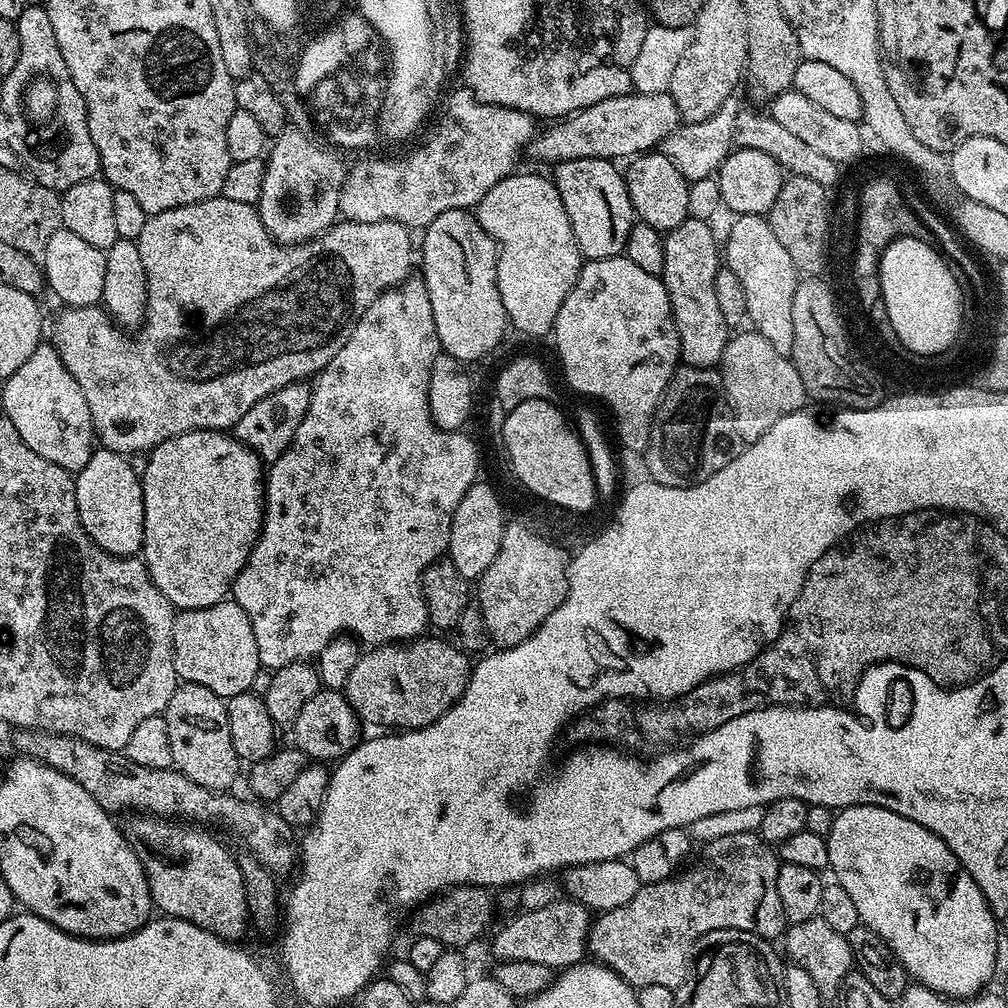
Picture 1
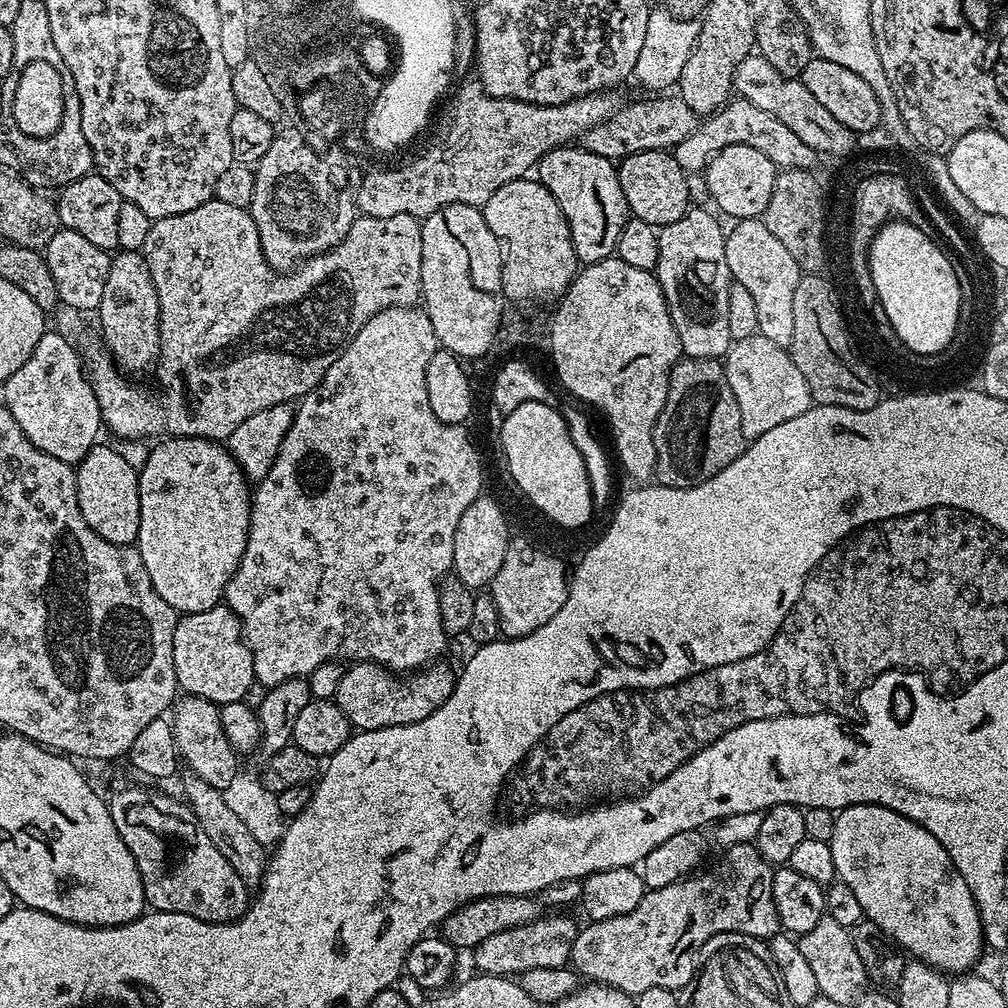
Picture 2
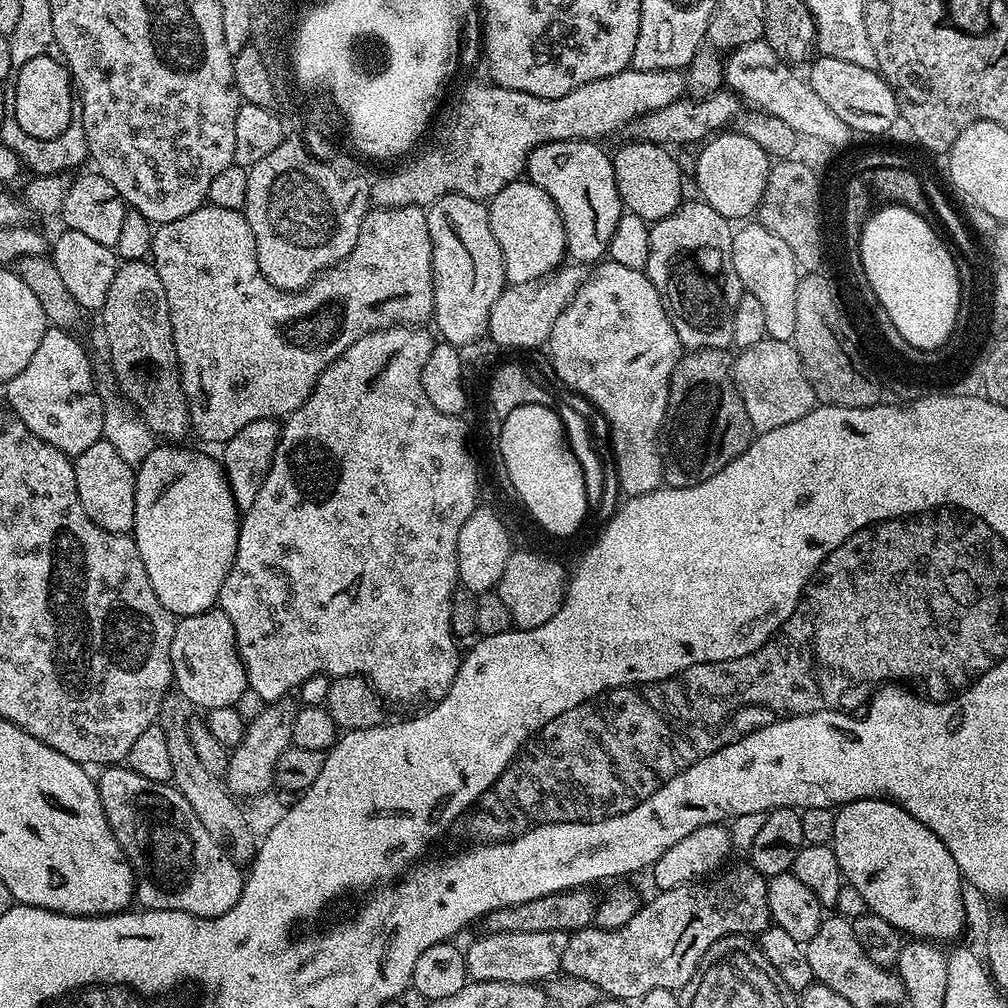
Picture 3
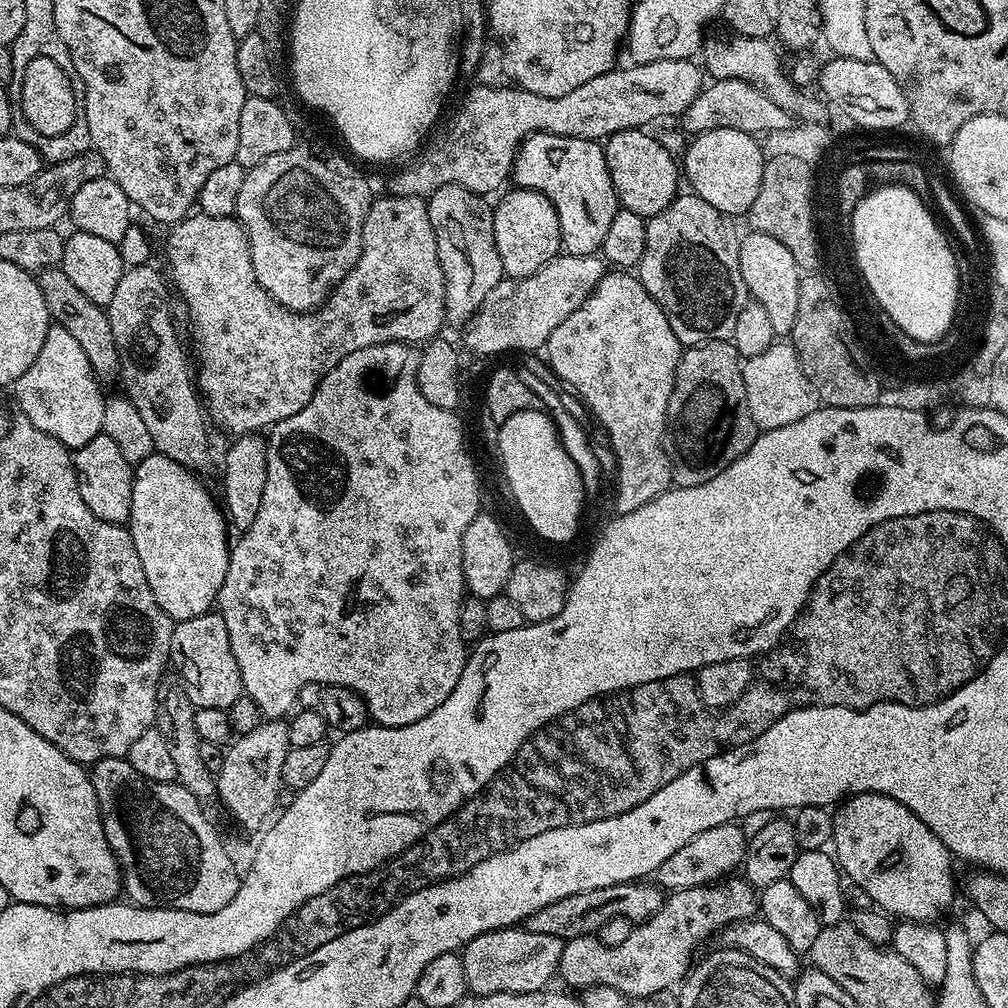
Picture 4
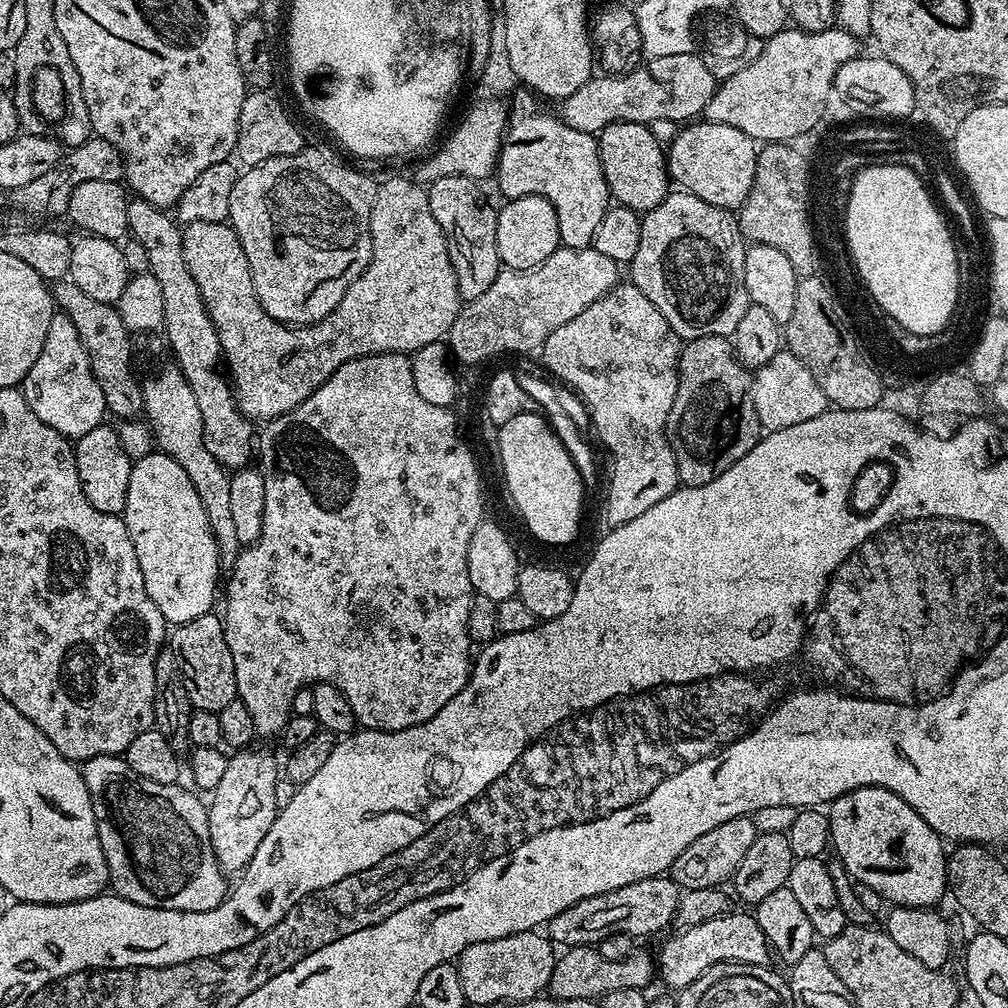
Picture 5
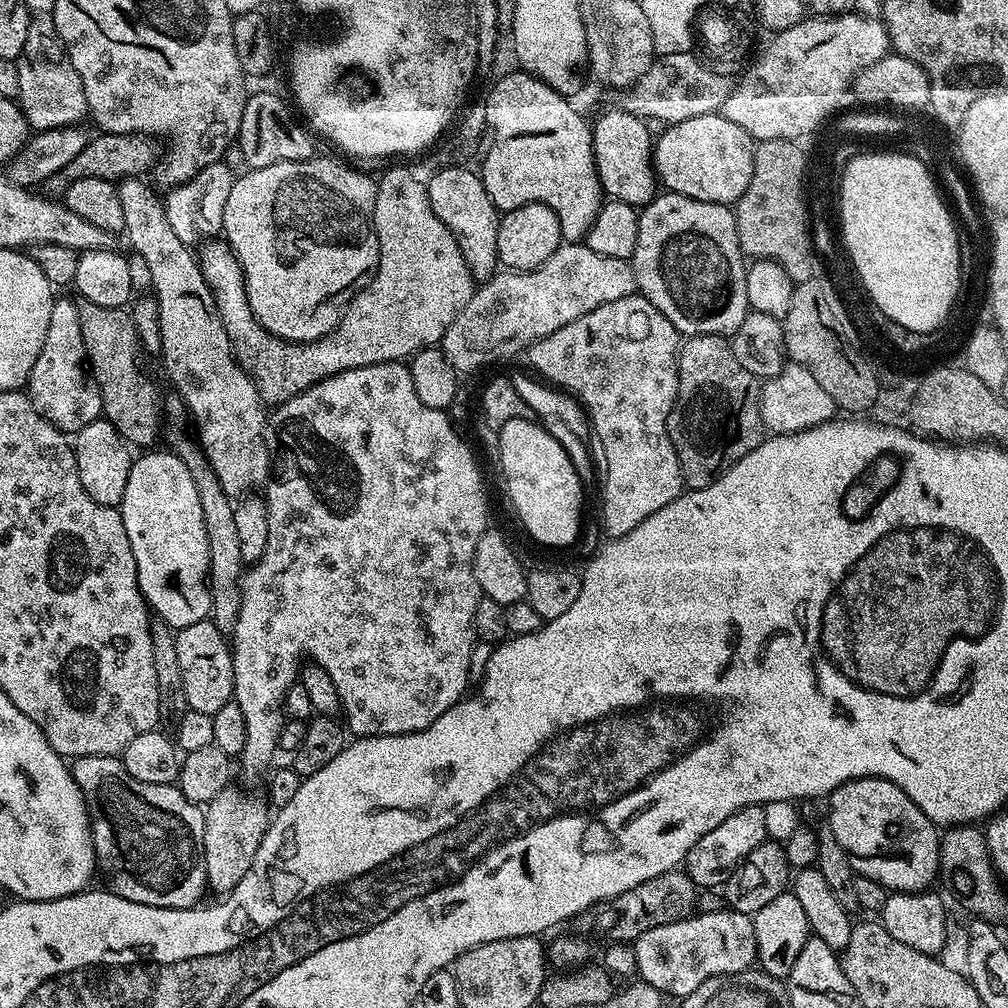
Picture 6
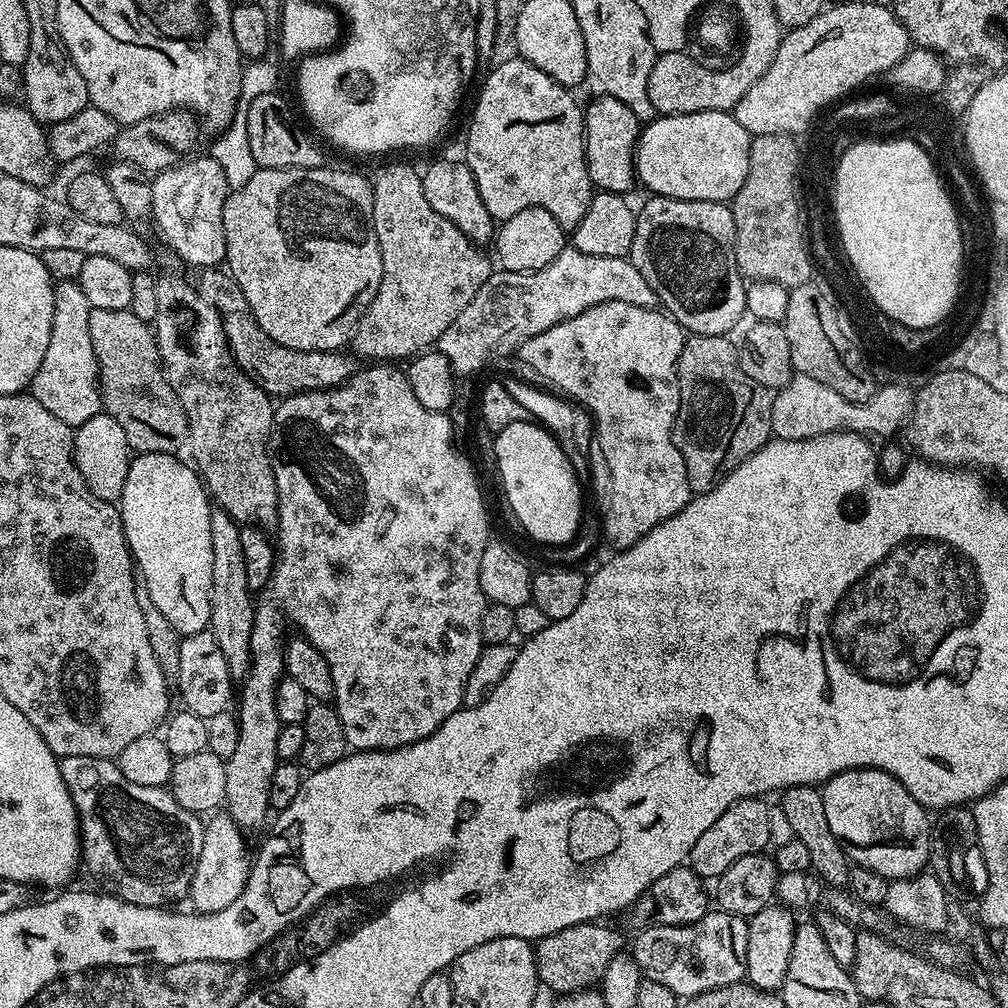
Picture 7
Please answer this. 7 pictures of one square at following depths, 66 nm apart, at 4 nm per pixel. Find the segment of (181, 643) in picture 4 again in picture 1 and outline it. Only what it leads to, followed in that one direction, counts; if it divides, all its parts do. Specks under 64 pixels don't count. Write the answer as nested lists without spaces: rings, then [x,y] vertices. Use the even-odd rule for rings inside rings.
[[[231,598],[219,600],[214,606],[185,608],[177,615],[172,635],[172,657],[177,677],[185,684],[197,684],[212,690],[214,694],[227,698],[249,691],[254,674],[260,669],[258,645],[254,642],[254,626],[246,618],[246,610]]]

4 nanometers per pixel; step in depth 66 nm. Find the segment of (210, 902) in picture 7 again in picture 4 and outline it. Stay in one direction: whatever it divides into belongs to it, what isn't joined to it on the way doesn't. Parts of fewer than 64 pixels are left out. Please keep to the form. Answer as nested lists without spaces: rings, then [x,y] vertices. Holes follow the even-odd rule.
[[[284,718],[265,719],[256,729],[237,735],[227,745],[220,769],[215,773],[216,796],[242,827],[256,828],[273,815],[272,807],[282,793],[282,762],[286,762],[286,754],[291,747],[288,720]]]

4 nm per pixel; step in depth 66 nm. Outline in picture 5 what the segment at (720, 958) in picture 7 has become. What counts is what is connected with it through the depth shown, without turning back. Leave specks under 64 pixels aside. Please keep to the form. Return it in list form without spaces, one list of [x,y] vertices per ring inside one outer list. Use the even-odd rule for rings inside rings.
[[[729,910],[723,916],[715,916],[701,924],[685,927],[684,932],[672,936],[660,948],[658,956],[658,976],[673,990],[690,986],[710,966],[738,962],[739,964],[763,964],[770,960],[770,949],[762,926],[758,926],[755,915]]]

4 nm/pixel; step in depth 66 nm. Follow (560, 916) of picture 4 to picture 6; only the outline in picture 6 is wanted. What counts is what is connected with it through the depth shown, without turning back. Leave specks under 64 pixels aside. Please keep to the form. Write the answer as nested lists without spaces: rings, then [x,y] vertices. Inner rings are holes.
[[[673,870],[658,874],[658,878],[650,878],[650,882],[642,882],[642,886],[634,886],[634,890],[626,890],[626,894],[618,894],[603,900],[601,904],[592,905],[581,916],[575,916],[570,921],[570,928],[581,936],[601,936],[604,942],[634,942],[646,934],[646,930],[654,930],[654,926],[687,920],[693,915],[697,904],[698,889],[695,882],[688,877],[687,872]]]

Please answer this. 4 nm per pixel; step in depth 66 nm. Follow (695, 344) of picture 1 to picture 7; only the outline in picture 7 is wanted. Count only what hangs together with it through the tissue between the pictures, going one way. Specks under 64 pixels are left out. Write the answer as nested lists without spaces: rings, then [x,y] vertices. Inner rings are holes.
[[[652,196],[636,212],[636,233],[630,259],[634,266],[638,266],[638,274],[646,278],[650,290],[654,290],[659,307],[677,320],[685,333],[694,336],[728,336],[731,328],[746,316],[746,280],[738,270],[735,245],[734,218],[727,203]]]

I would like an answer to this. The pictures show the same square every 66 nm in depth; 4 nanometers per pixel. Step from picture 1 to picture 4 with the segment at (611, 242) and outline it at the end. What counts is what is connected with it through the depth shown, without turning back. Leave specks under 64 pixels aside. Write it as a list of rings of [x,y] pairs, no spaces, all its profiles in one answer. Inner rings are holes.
[[[536,132],[527,136],[516,151],[516,161],[512,163],[511,183],[518,188],[529,188],[541,192],[554,206],[560,223],[560,242],[563,251],[569,256],[582,254],[597,255],[606,238],[606,229],[610,227],[618,207],[614,182],[610,182],[610,170],[606,166],[604,149],[597,141],[586,138],[570,138],[549,132]]]

